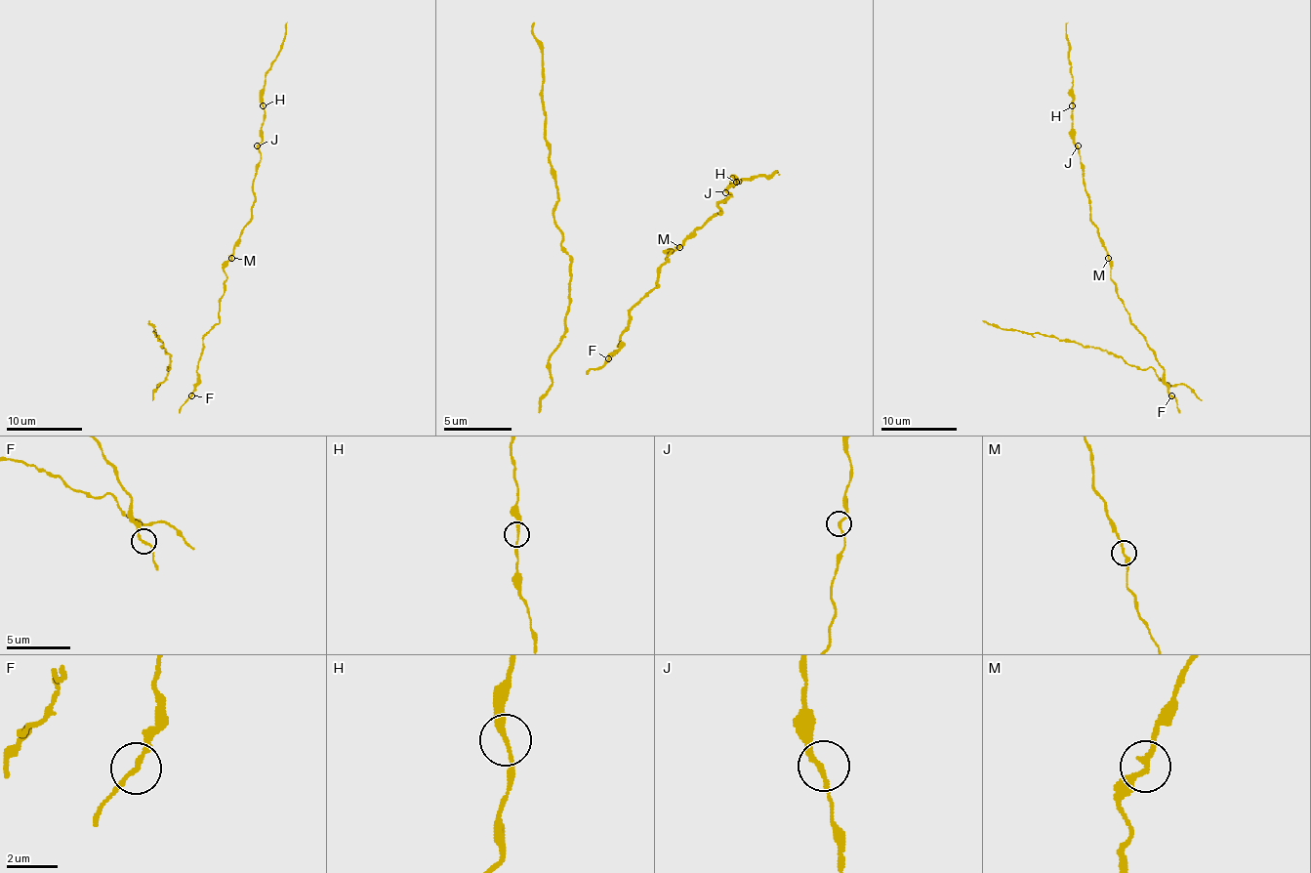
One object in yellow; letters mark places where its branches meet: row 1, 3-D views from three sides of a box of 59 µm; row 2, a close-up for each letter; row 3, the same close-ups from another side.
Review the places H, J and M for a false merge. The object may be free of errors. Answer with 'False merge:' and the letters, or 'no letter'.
False merge: no letter

